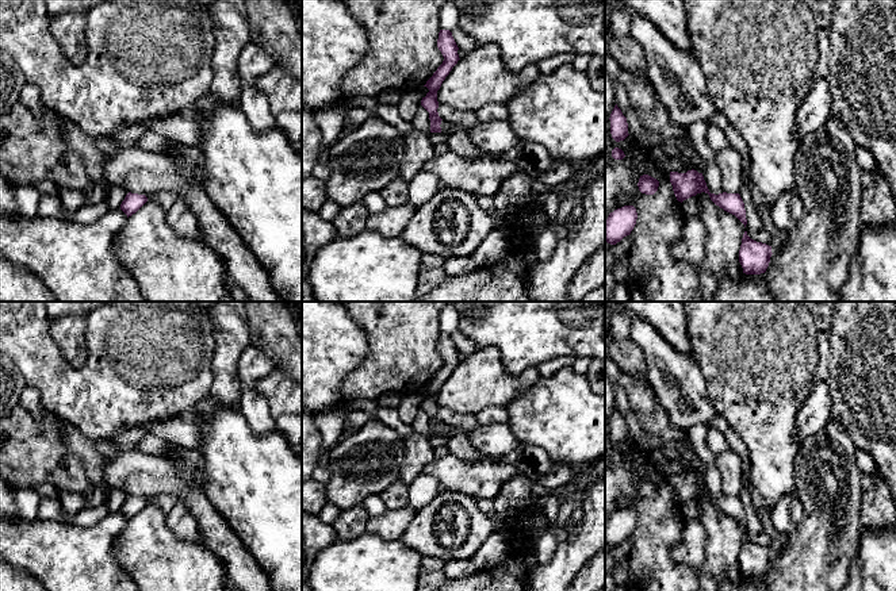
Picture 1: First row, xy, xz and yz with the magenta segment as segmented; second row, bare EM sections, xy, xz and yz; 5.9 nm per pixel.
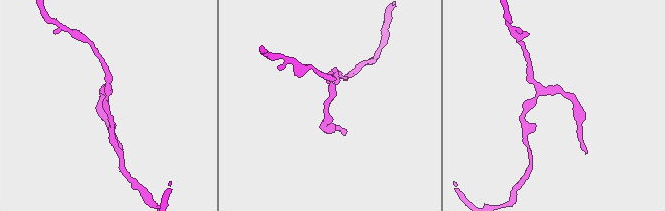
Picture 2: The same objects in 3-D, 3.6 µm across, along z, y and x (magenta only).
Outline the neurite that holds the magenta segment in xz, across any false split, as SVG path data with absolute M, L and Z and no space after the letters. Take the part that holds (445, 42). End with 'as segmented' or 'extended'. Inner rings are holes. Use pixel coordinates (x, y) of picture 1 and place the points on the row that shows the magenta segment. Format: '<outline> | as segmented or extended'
M440 30L437 47L441 51L444 61L424 85L429 89L429 92L421 100L421 105L429 112L430 133L441 133L440 124L443 119L439 116L437 112L439 108L437 91L440 89L443 81L449 74L452 68L460 60L457 54L459 47L449 30Z | as segmented

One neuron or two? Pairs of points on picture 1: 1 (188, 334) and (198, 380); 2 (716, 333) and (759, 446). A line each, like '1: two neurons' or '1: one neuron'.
1: one neuron
2: one neuron

